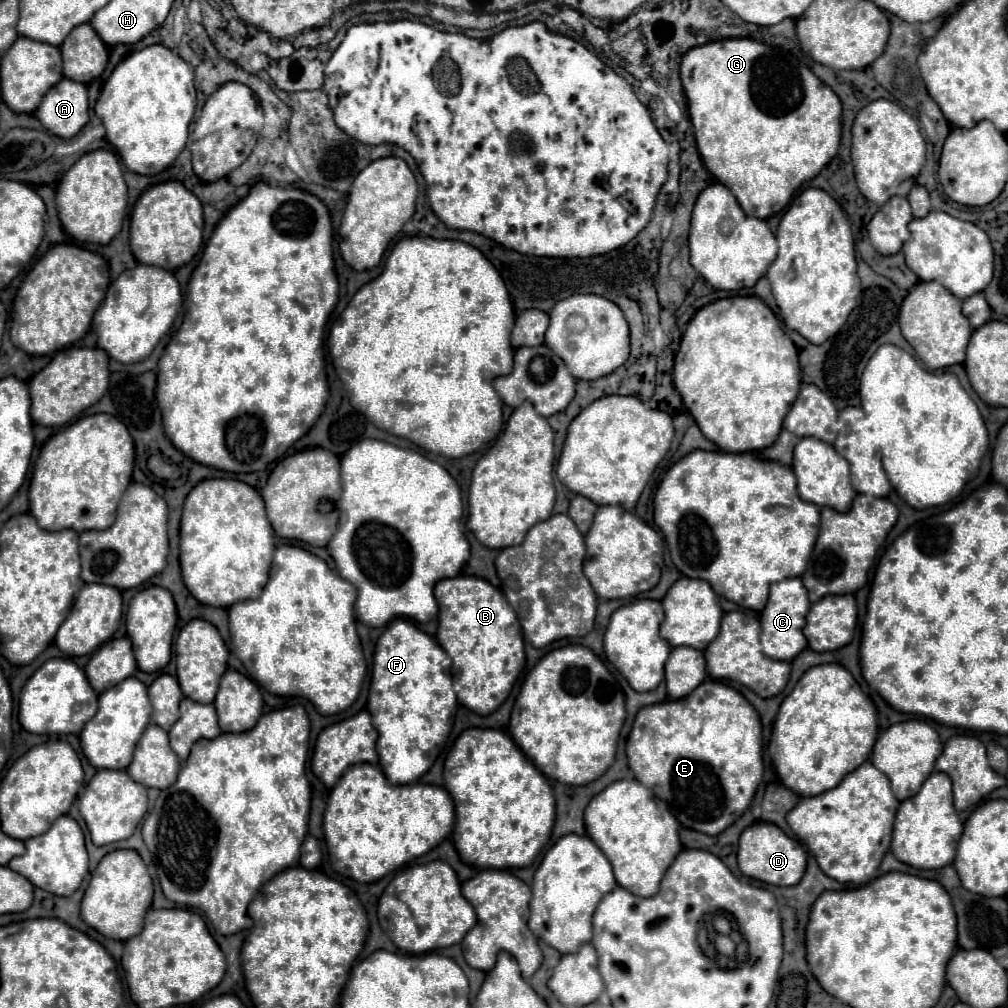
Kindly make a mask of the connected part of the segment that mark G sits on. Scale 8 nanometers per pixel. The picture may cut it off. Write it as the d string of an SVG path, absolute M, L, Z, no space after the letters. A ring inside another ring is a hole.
M719 39L713 43L705 43L701 47L693 47L693 51L685 53L685 59L681 61L681 81L683 81L683 89L685 89L685 97L687 97L687 105L689 105L689 119L695 131L695 139L697 139L697 149L701 153L703 163L707 165L707 169L719 179L719 183L723 183L725 187L729 187L729 191L737 197L741 209L757 219L767 219L779 211L783 211L793 193L809 179L813 179L815 175L819 175L819 171L833 159L833 155L839 149L839 137L841 137L841 101L837 97L837 93L825 85L801 59L797 59L793 53L783 51L779 47L771 47L765 43L759 43L755 39Z

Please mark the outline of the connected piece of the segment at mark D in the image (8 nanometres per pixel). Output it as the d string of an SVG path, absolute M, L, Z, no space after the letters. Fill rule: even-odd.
M755 821L753 825L745 827L739 837L737 861L743 875L759 879L763 883L785 887L785 885L797 885L799 879L803 877L803 871L807 865L807 851L797 841L789 839L775 823Z

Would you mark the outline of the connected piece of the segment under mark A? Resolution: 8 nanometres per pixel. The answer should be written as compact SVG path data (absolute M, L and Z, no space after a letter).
M61 79L53 85L35 111L41 125L57 137L73 137L89 121L87 87Z

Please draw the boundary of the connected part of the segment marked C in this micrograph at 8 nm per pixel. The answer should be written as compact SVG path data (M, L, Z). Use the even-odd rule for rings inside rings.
M799 577L783 579L771 585L769 601L765 609L761 611L761 651L763 655L771 659L779 659L779 661L793 661L795 655L799 655L807 647L803 627L805 627L805 615L809 607L811 603L807 599L807 591Z

